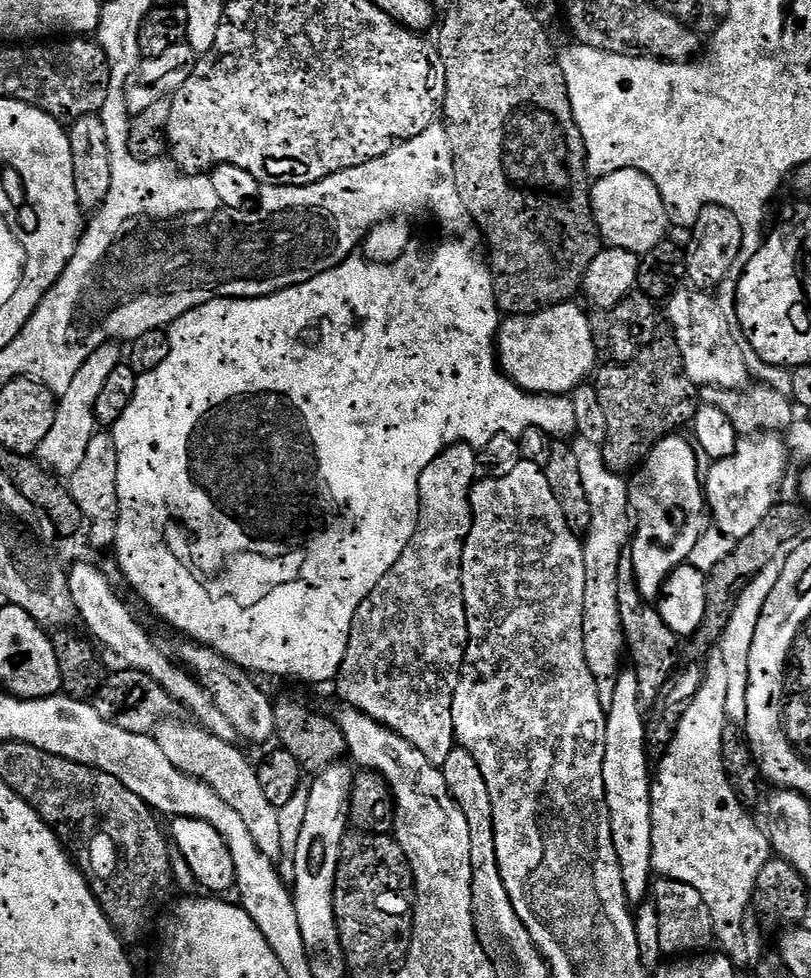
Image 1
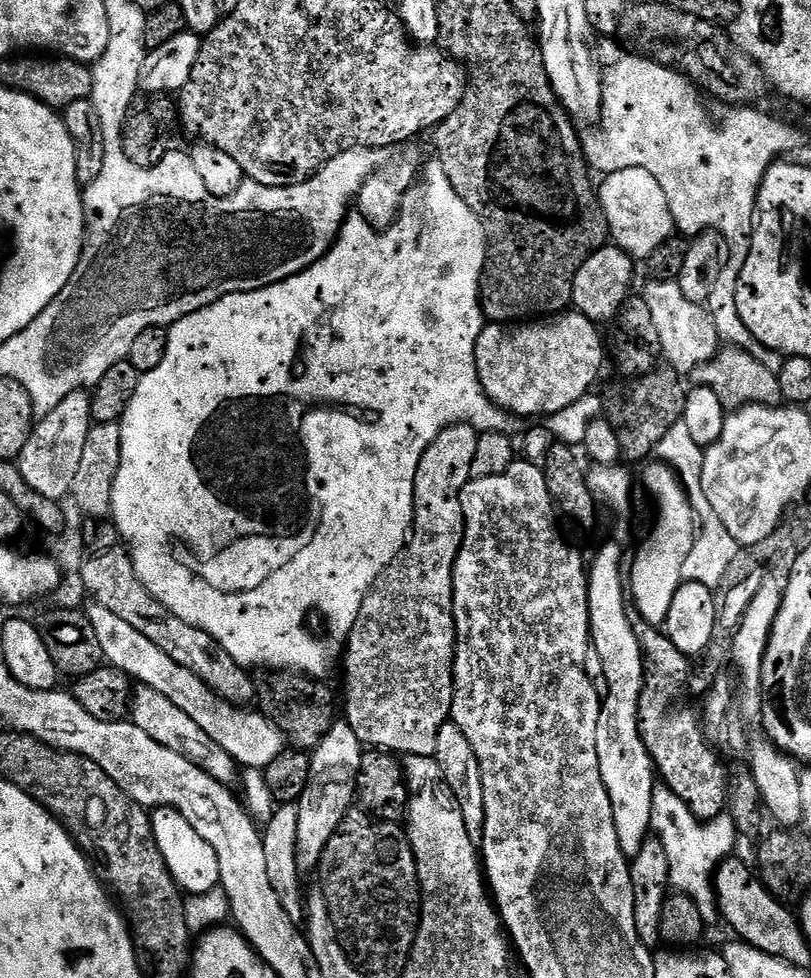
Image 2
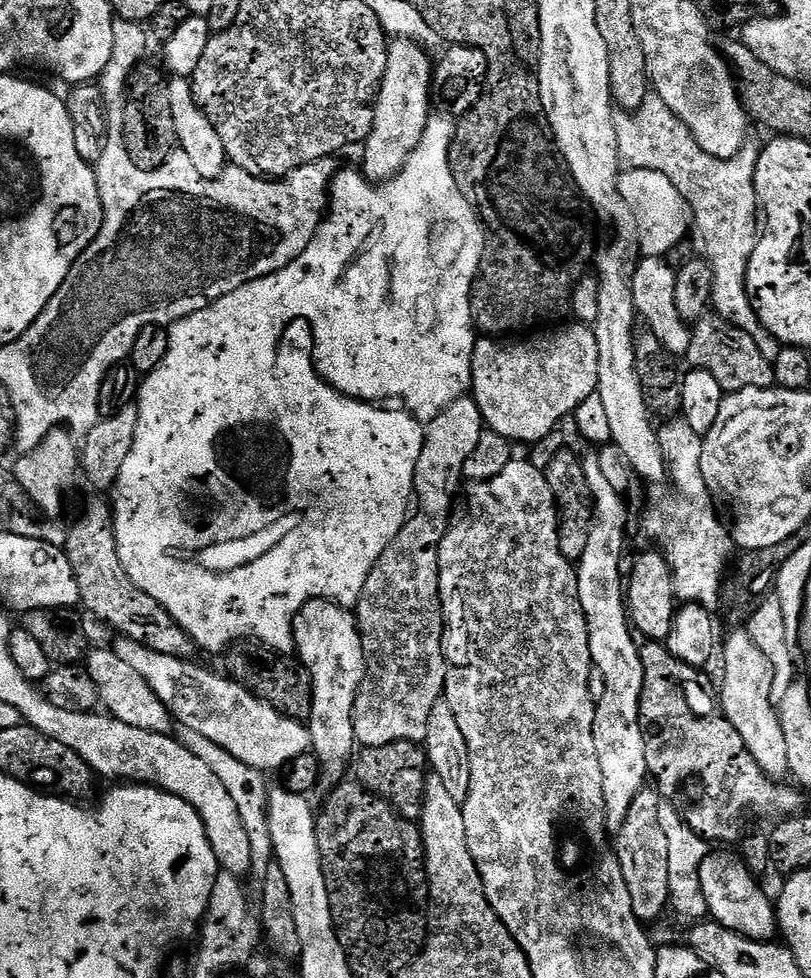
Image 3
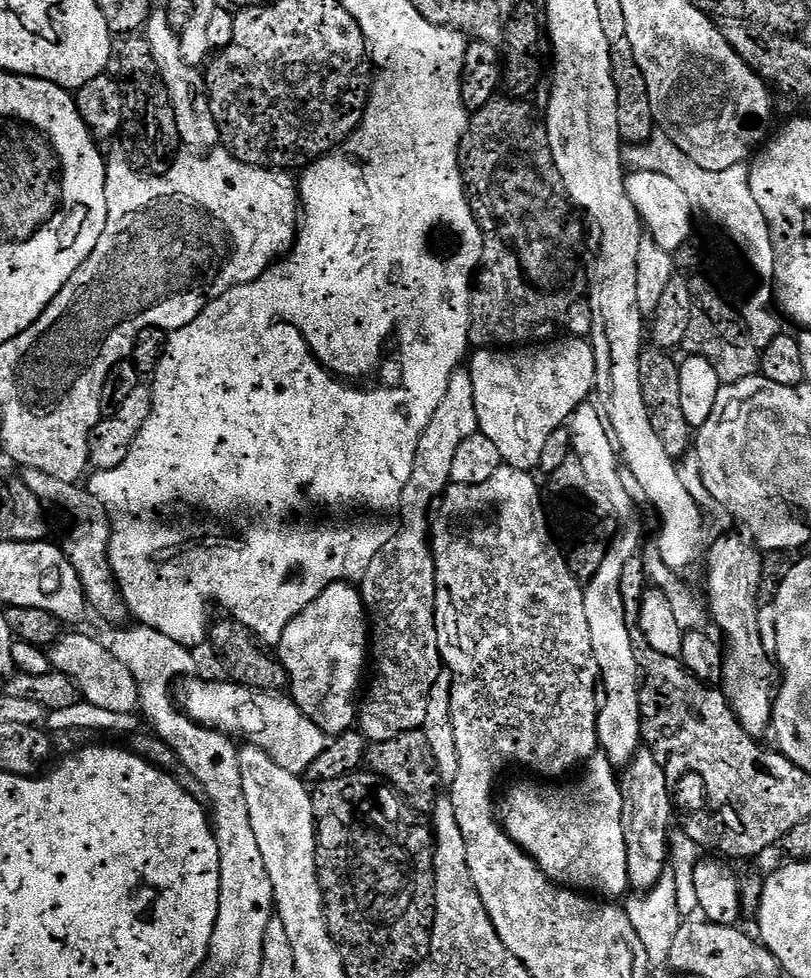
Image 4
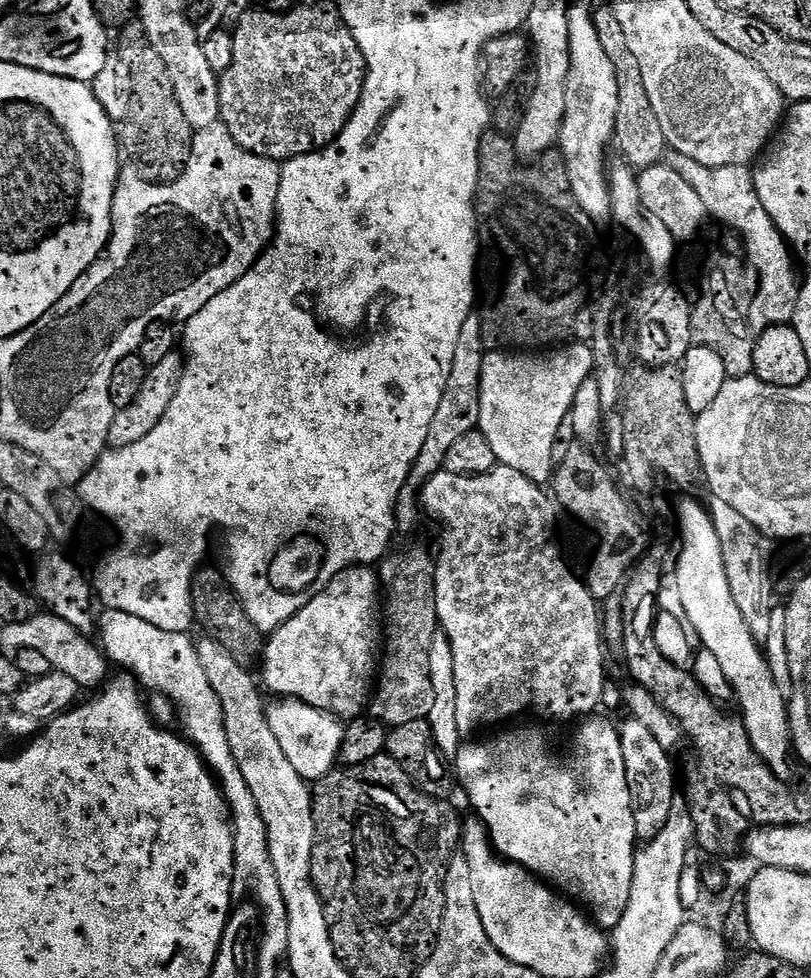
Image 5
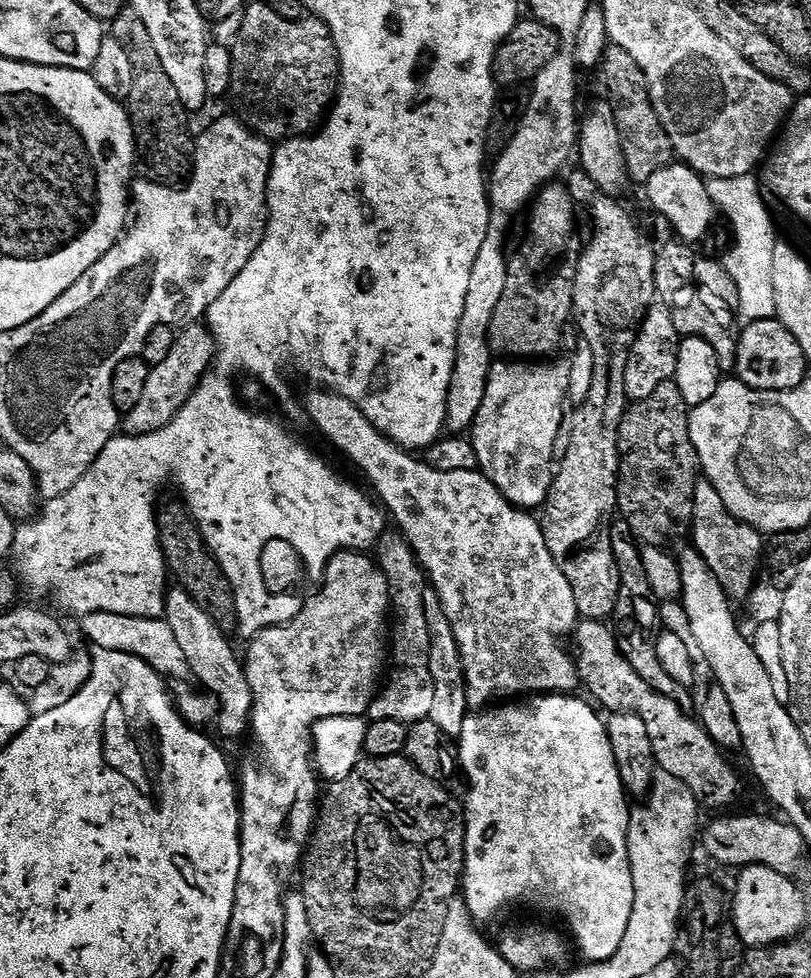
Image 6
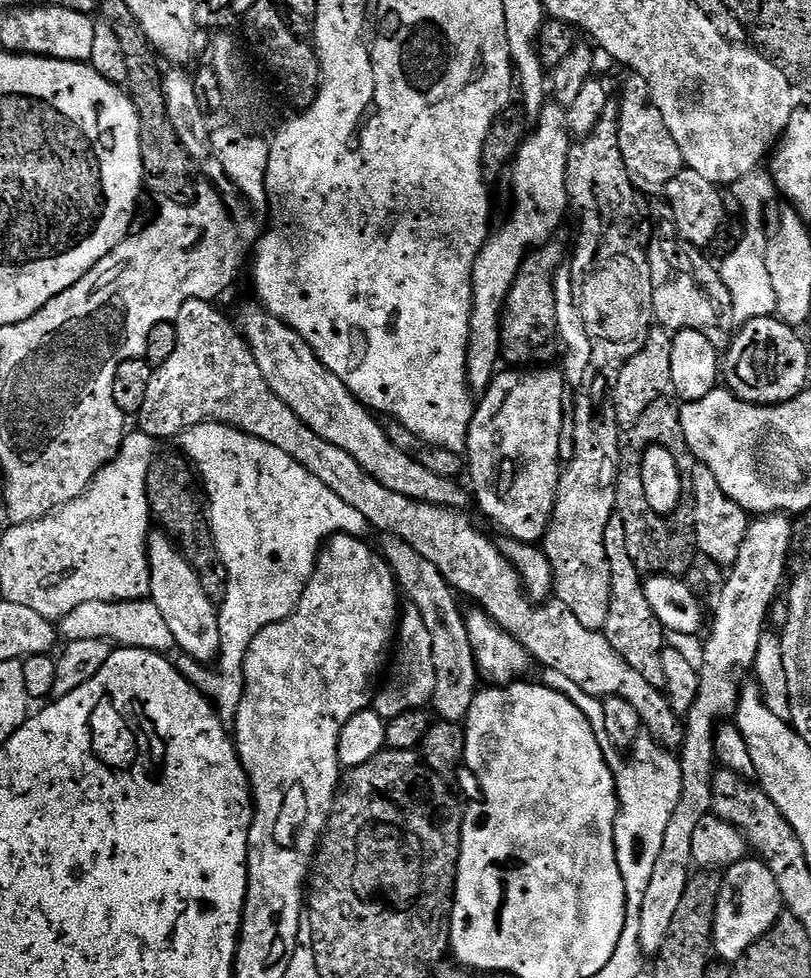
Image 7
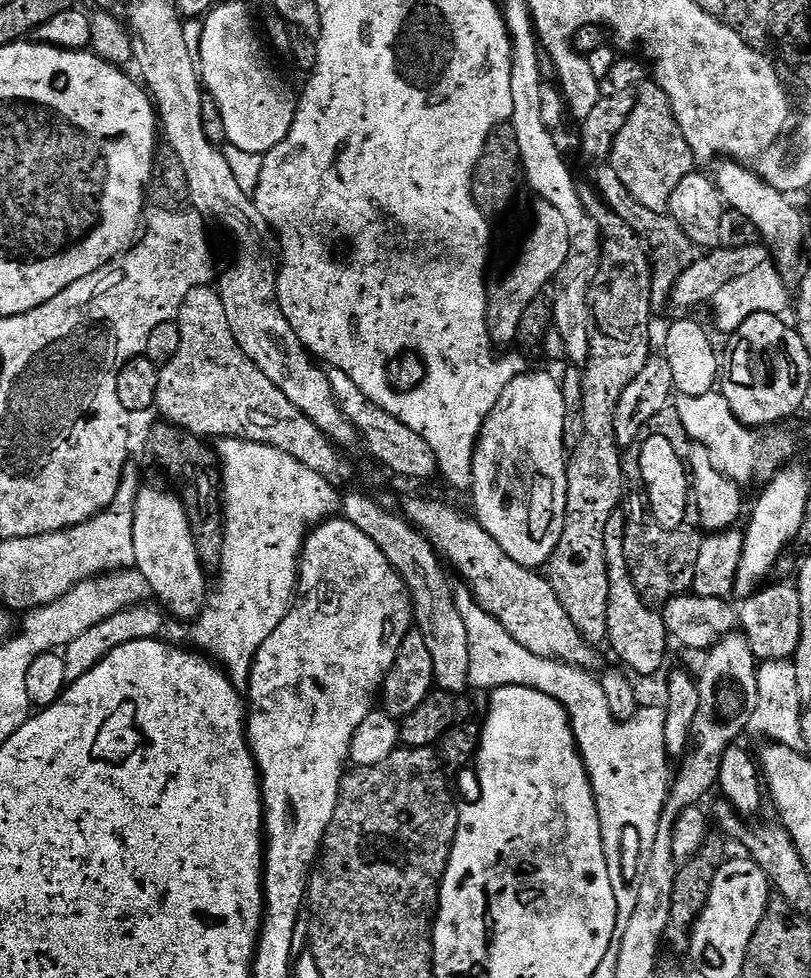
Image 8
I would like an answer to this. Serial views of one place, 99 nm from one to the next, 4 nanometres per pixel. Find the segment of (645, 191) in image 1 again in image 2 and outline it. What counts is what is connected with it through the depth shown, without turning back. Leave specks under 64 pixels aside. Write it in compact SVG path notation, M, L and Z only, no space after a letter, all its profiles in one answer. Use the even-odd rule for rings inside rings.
M628 167L626 170L618 170L607 173L603 177L604 182L598 186L598 199L603 207L604 216L607 218L608 230L611 241L623 249L634 260L647 260L654 250L665 247L671 235L675 235L675 220L670 210L669 199L661 183L648 170L641 167Z

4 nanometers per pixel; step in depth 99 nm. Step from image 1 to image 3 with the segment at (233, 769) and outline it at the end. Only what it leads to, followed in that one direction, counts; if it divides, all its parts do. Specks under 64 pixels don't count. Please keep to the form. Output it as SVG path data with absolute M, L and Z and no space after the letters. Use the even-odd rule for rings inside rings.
M93 647L86 657L86 667L90 678L94 678L99 703L108 707L105 708L107 715L126 722L126 726L138 726L138 730L165 734L173 731L174 717L158 694L150 690L150 682L146 682L146 678L142 678L142 674L138 674L138 670L133 670L127 662L122 662L111 647Z

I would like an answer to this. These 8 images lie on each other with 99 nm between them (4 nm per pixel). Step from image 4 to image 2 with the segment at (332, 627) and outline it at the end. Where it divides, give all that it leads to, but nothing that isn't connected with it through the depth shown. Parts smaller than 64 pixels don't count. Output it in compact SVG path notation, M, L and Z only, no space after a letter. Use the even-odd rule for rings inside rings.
M343 718L337 719L326 738L322 738L318 747L311 749L310 782L306 782L306 790L298 801L298 866L301 873L315 873L319 869L330 838L334 838L338 826L342 826L342 818L353 811L358 800L356 783L365 751L358 734L354 734Z

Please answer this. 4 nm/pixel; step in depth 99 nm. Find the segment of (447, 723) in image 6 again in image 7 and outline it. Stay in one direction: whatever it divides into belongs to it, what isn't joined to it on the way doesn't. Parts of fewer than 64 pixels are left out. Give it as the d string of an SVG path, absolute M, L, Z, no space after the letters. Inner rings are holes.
M387 534L381 535L379 539L379 555L388 563L399 591L408 595L407 603L415 606L430 629L430 650L434 650L434 694L431 711L436 711L440 720L463 725L470 714L470 706L474 702L482 677L480 669L476 667L474 650L470 646L468 621L465 613L460 613L460 608L456 605L457 593L446 582L446 578L442 578L438 566L434 566L434 562L427 558L422 558L422 554L418 554L418 550L410 546L410 542L402 542L402 538Z

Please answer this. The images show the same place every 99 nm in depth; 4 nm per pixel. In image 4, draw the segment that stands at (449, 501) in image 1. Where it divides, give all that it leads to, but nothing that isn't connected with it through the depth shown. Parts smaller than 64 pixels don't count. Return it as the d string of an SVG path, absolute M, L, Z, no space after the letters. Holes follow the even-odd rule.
M461 366L456 369L454 374L450 374L450 386L446 386L446 394L442 398L442 402L438 402L438 410L434 410L434 418L430 418L430 426L426 426L426 430L422 434L422 438L418 442L418 454L414 454L414 470L410 470L410 482L406 482L406 490L402 490L402 498L398 509L398 517L400 516L400 529L393 531L384 544L380 547L380 551L370 562L370 566L365 570L362 579L359 581L358 587L360 595L364 598L364 607L368 609L370 617L370 660L376 664L376 677L372 680L372 689L368 692L368 697L363 697L362 703L359 705L358 713L360 712L359 731L363 732L364 739L377 744L378 742L386 742L386 738L398 738L398 734L406 734L415 728L423 729L426 722L426 712L428 703L432 701L432 690L437 687L436 680L442 676L442 661L440 658L440 647L438 646L438 630L436 629L436 557L432 554L432 542L430 539L430 520L428 524L428 511L433 511L434 505L443 497L444 489L450 483L450 466L454 463L454 453L458 451L458 446L462 446L462 442L466 442L466 438L470 438L470 434L474 434L480 427L478 422L478 410L474 410L474 378L471 371L467 367Z

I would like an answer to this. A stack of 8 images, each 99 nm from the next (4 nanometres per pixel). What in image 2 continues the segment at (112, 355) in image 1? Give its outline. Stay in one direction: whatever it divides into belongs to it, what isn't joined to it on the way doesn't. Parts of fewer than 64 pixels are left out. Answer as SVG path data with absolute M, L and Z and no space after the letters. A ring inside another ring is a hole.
M80 389L68 394L33 427L32 436L23 447L20 457L17 457L16 465L26 482L38 494L58 501L72 491L79 463L82 462L83 447L86 446L93 423L91 393Z

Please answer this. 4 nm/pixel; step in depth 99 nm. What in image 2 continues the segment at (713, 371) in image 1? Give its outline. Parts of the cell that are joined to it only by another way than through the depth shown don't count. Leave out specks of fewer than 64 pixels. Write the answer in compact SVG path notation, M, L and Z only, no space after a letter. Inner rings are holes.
M653 279L642 289L646 306L650 306L650 315L654 317L654 326L658 329L660 351L667 367L675 368L681 374L691 374L700 364L710 362L722 347L714 318L703 304L695 304L682 294L677 281Z

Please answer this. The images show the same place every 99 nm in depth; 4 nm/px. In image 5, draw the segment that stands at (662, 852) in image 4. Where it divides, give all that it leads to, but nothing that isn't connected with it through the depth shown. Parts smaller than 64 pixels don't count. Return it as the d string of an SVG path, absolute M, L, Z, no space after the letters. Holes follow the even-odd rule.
M633 718L626 720L625 724L619 725L622 758L626 758L626 782L630 786L637 841L647 842L656 837L662 826L666 826L666 818L670 818L670 806L678 794L676 776L672 773L673 757L662 748L645 723Z

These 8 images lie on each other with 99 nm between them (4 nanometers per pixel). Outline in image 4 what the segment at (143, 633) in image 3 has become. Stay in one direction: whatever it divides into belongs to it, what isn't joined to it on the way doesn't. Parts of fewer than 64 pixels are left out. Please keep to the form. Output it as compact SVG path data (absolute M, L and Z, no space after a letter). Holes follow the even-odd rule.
M33 468L23 469L22 477L26 486L43 505L49 509L57 508L58 511L64 512L66 519L72 520L68 537L62 541L62 549L78 572L78 578L85 590L87 607L92 612L96 611L106 623L123 625L127 621L124 619L129 619L130 613L125 593L112 572L112 560L108 556L108 550L112 546L112 522L108 518L107 510L98 502L98 498L88 493L87 487L79 483L62 482L62 478L54 478Z

